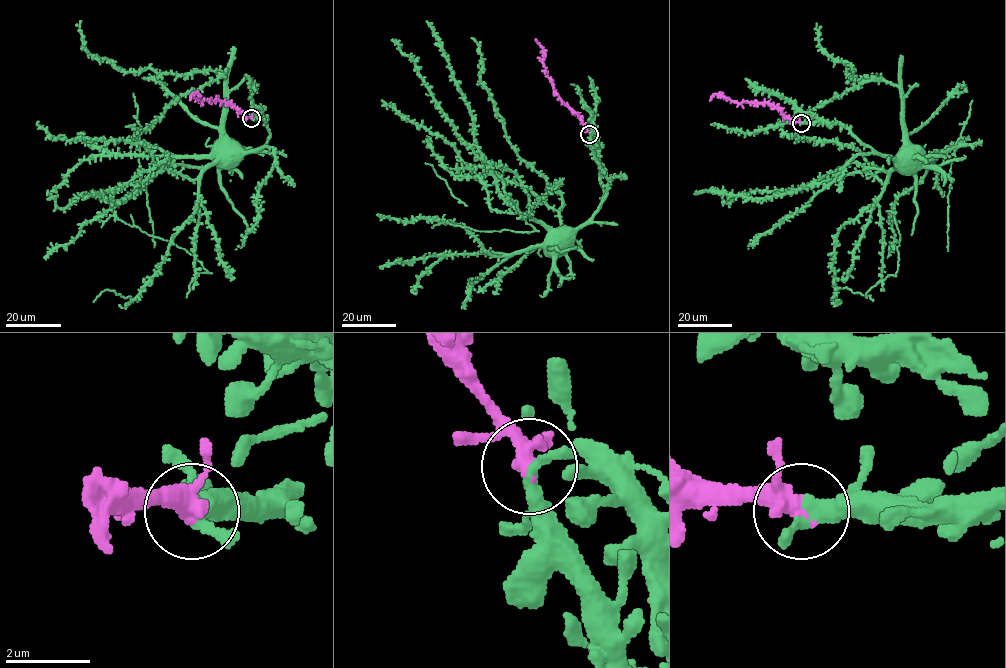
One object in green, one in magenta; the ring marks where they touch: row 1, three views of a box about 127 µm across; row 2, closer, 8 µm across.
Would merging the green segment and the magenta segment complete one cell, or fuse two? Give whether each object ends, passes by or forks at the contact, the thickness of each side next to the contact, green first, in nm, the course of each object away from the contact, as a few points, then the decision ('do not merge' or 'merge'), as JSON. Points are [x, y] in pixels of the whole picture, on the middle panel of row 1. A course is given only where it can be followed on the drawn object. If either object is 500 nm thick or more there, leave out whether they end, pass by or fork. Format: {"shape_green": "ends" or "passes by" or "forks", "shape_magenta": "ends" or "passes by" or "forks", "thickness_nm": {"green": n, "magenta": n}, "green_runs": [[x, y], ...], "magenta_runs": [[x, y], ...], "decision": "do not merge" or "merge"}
{"shape_green": "passes by", "shape_magenta": "passes by", "thickness_nm": {"green": 340, "magenta": 360}, "green_runs": [[589, 134], [598, 152], [602, 205], [575, 232], [560, 231]], "magenta_runs": [[589, 134], [553, 86], [543, 62], [544, 51], [535, 39]], "decision": "merge"}

